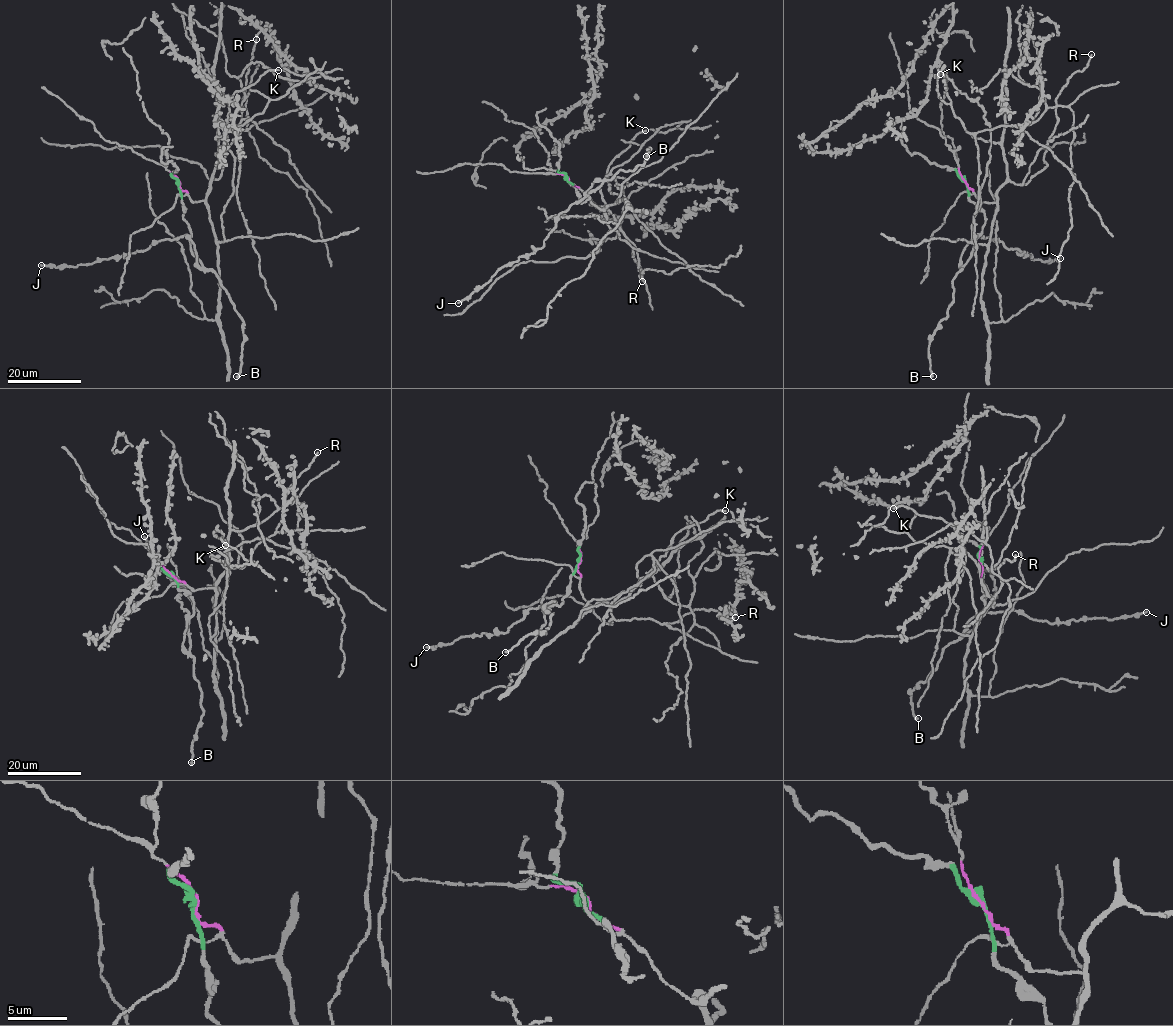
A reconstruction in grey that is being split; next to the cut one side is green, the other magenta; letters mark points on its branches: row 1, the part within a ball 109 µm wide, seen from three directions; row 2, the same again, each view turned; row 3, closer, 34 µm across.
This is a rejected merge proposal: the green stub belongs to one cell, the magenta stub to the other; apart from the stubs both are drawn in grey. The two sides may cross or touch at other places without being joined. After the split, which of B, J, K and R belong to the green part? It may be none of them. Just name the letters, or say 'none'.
B, J

